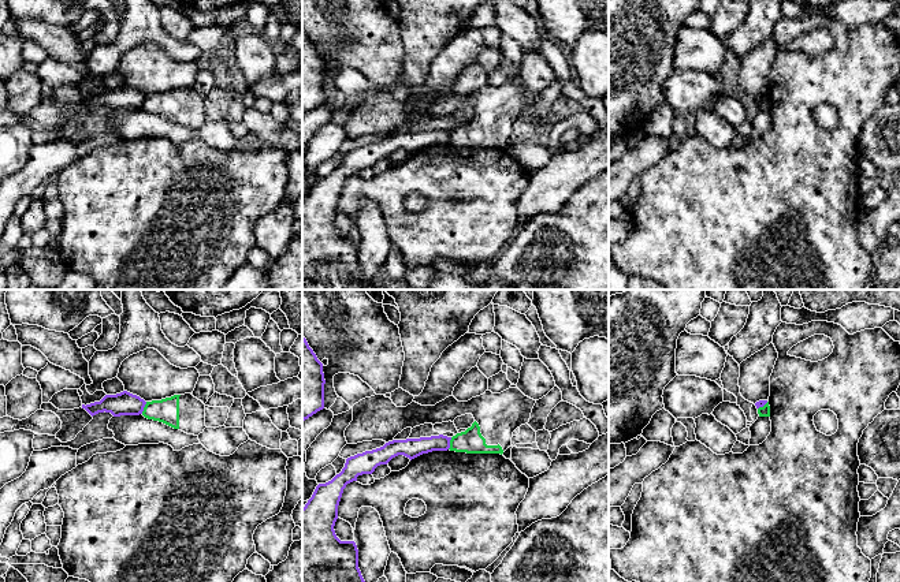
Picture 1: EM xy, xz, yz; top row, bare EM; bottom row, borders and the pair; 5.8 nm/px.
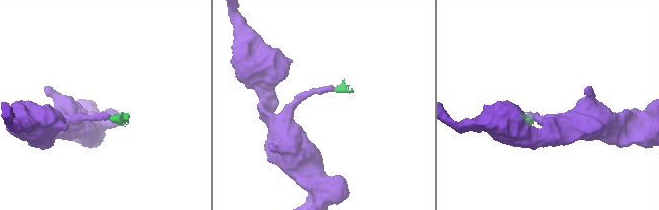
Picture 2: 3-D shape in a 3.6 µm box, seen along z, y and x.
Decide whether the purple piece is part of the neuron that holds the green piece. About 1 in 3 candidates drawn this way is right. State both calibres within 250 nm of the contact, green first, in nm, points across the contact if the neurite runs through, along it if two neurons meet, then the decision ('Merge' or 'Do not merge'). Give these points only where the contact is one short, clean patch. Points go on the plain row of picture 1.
Thickness 140 nm (green) against 140 nm. Boundary: xy (147, 96), (141, 107). Do not merge

